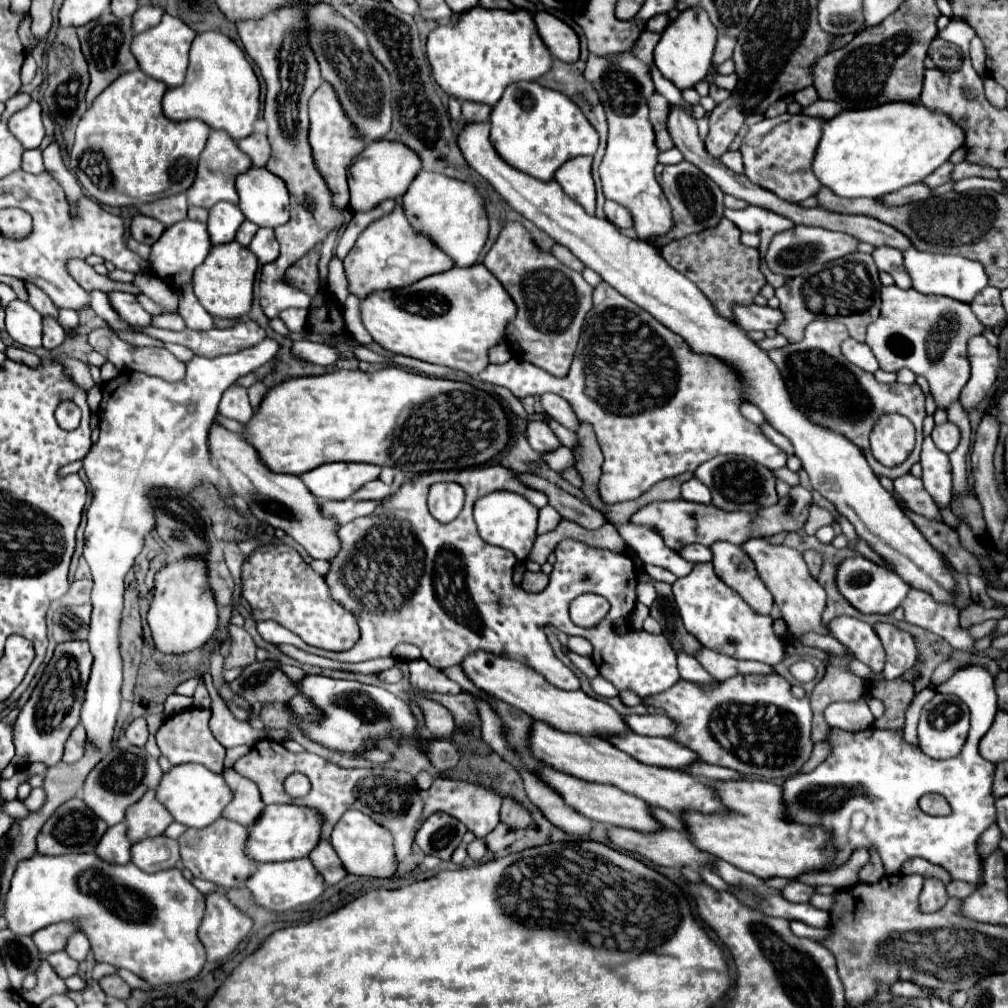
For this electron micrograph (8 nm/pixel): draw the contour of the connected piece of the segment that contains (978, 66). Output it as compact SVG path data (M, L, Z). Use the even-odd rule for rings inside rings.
M975 36L971 40L971 62L973 62L973 68L977 70L977 74L987 80L987 68L985 68L985 48L983 48L983 42Z

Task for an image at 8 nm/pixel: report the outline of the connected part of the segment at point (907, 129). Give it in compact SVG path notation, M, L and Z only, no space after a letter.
M885 102L881 106L865 110L845 110L831 118L823 128L823 138L819 142L813 172L823 186L831 188L843 198L879 198L895 192L903 186L923 182L933 170L951 158L951 154L965 144L965 130L957 126L949 114L925 108L921 102Z

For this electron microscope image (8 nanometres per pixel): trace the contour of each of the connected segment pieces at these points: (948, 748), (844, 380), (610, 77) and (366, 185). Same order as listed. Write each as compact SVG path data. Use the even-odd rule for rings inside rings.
M935 694L935 698L923 706L919 718L919 748L927 756L935 760L953 758L965 744L967 732L969 732L969 708L961 700L957 700L957 696Z
M831 318L815 320L807 326L805 338L799 344L787 344L783 348L773 348L767 354L773 360L773 364L779 368L779 372L785 380L785 386L789 390L789 396L797 410L801 410L811 422L849 438L855 446L861 448L861 452L865 454L869 466L873 468L873 472L877 476L887 476L891 480L895 480L895 478L907 474L915 462L919 462L919 452L921 452L921 442L923 442L921 428L923 428L923 418L925 418L925 396L917 384L913 384L913 386L905 386L899 382L879 384L873 378L873 374L847 362L839 348L847 336L849 334L845 330L845 324L835 322ZM885 414L901 414L901 416L909 418L917 430L917 444L915 444L911 456L895 468L881 466L881 462L877 462L873 458L871 448L869 448L871 428Z
M643 30L631 50L607 56L589 54L583 72L585 80L591 82L593 88L597 90L609 122L607 150L599 164L603 194L607 200L615 200L625 208L629 208L635 220L635 230L641 240L661 236L669 232L673 226L669 202L653 174L659 148L655 144L655 130L649 122L649 98L655 94L651 66L653 66L653 48L657 42L659 42L657 32Z
M377 140L365 146L361 154L353 158L353 164L349 168L349 208L351 212L369 212L377 204L389 198L401 198L405 190L409 188L409 182L417 176L421 170L421 162L417 154L413 154L407 146L401 146L399 142L389 140Z

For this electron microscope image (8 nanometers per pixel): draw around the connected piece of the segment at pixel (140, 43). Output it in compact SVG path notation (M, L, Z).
M163 14L163 20L155 28L147 30L145 34L137 34L133 38L131 52L139 62L139 70L143 70L151 78L167 84L167 88L175 88L185 78L185 70L187 70L187 62L189 62L187 58L189 58L189 48L191 48L193 38L195 38L195 32L185 22L181 22L175 16Z

